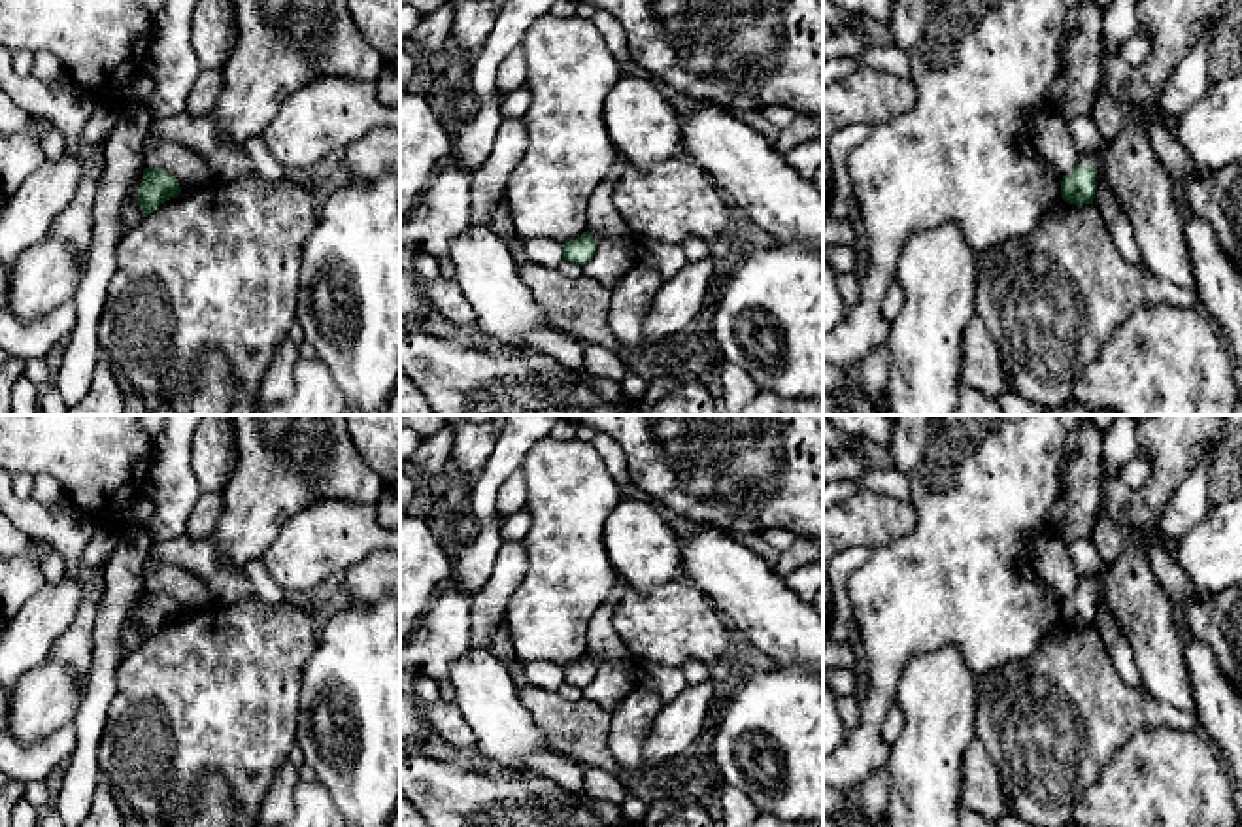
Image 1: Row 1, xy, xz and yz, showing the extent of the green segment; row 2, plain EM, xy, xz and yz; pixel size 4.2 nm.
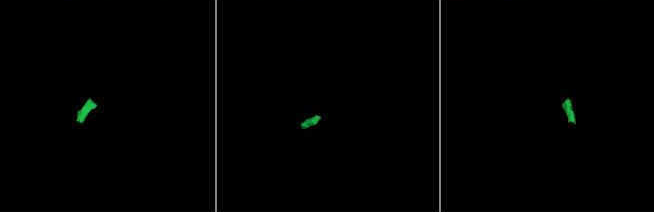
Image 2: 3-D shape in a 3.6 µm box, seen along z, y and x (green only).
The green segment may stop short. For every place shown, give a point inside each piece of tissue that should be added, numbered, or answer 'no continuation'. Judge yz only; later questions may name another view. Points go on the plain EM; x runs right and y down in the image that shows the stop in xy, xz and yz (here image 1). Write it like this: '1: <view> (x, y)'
1: yz (1093, 582)

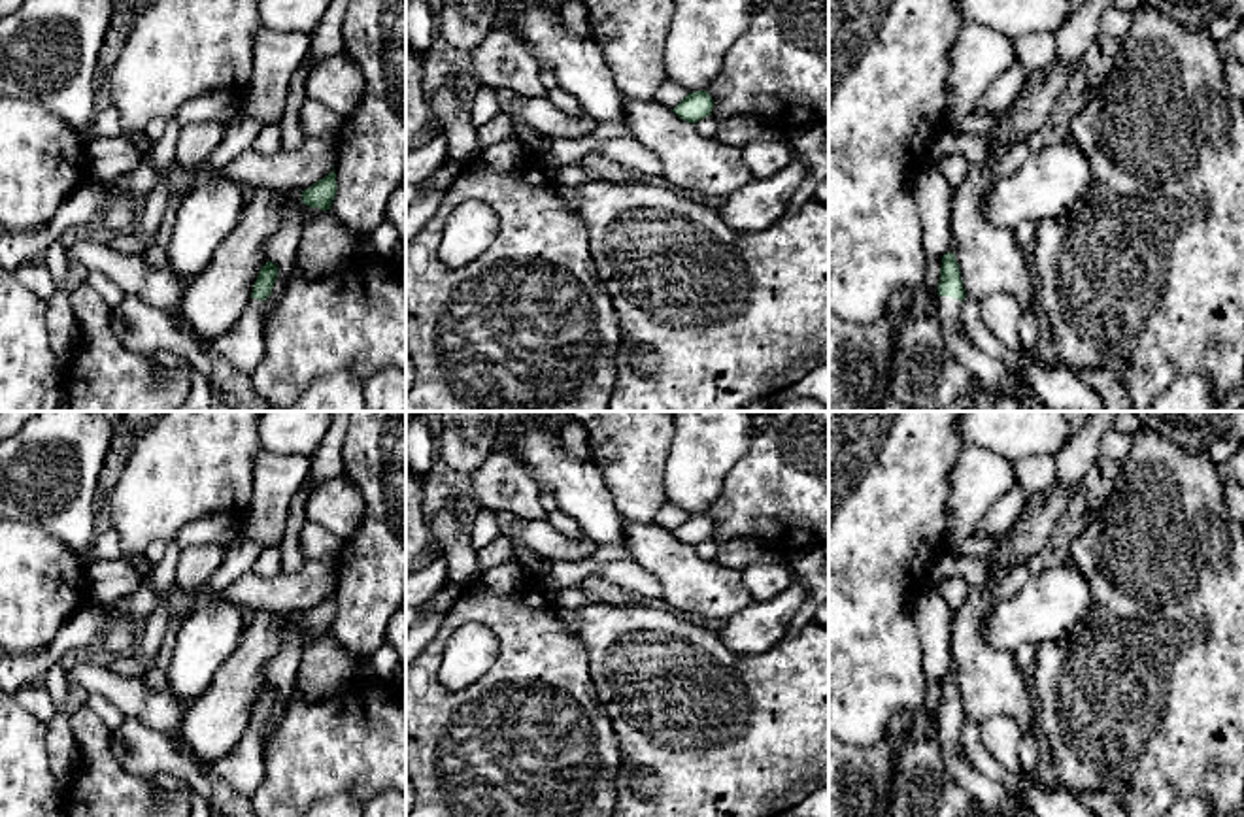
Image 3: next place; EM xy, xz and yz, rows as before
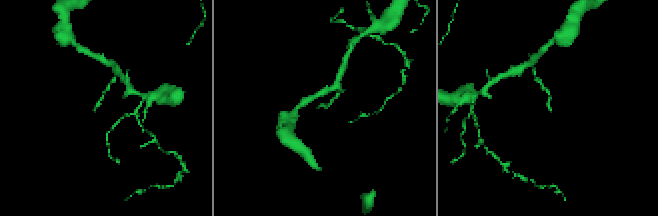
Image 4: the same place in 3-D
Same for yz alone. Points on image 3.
1: yz (986, 791)

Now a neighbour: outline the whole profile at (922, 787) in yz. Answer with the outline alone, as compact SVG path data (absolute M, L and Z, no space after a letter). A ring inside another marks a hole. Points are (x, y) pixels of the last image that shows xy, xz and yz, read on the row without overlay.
M921 708L912 711L912 726L904 734L893 764L891 817L967 817L972 806L974 798L965 792L944 768L944 749L936 721Z

